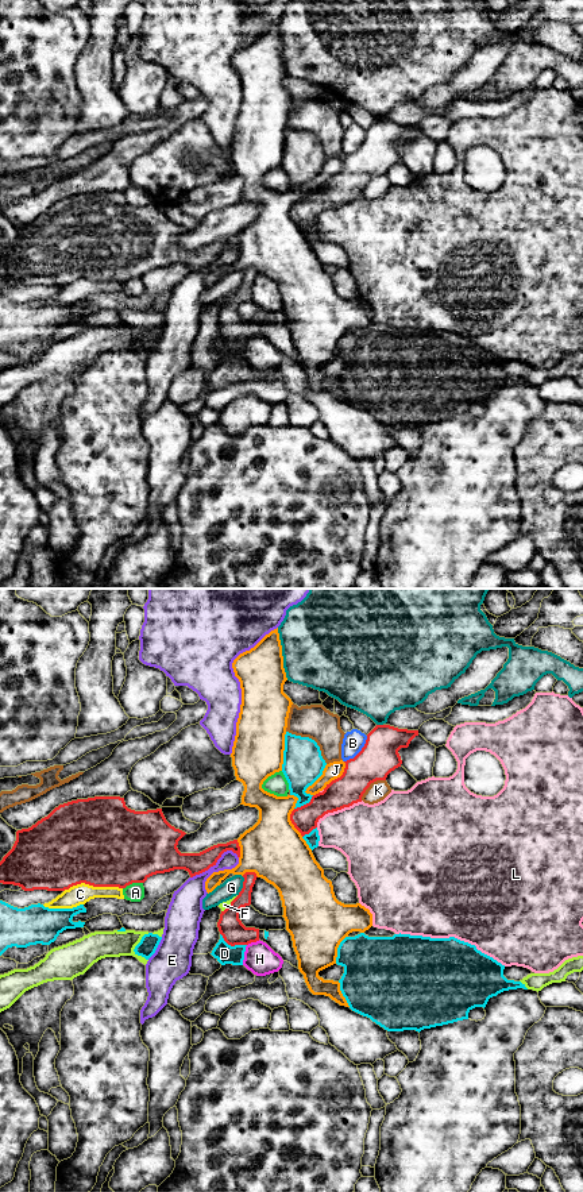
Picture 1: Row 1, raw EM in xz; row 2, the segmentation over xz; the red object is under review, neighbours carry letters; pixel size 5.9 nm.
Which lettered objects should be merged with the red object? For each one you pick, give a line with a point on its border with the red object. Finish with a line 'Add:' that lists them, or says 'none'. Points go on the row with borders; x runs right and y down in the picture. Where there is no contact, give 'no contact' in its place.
Add: none

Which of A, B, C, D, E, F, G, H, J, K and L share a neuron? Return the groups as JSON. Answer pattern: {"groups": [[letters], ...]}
{"groups": [["A"], ["B"], ["C"], ["D"], ["E"], ["F"], ["G"], ["H"], ["J"], ["K"], ["L"]]}

